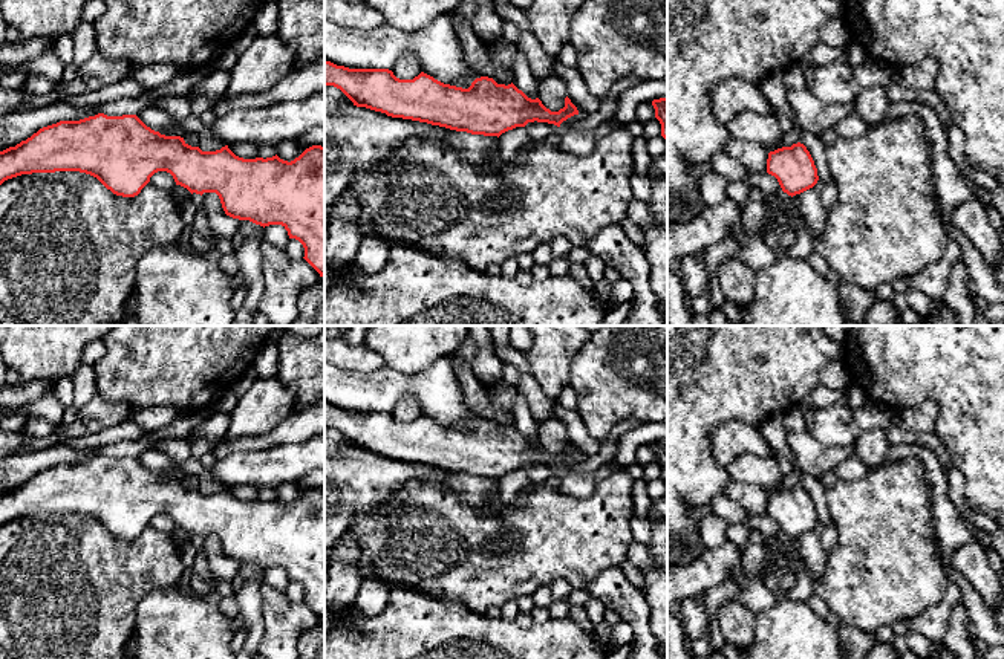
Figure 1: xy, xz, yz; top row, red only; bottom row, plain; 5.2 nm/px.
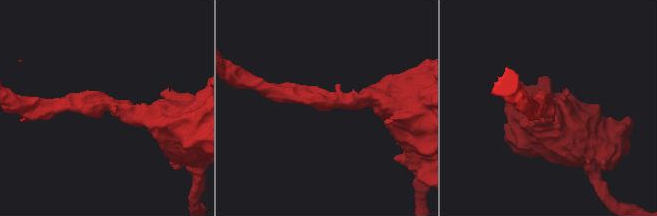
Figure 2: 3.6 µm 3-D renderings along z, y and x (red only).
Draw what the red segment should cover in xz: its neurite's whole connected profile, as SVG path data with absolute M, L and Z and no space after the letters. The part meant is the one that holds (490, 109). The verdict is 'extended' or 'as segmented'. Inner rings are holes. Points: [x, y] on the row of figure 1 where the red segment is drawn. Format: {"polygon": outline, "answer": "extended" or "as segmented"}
{"polygon": "M324 60L324 86L340 89L357 107L484 136L499 138L534 121L560 127L579 115L568 96L563 109L551 112L513 83L497 84L488 76L462 89L424 72L413 80L399 80L389 69L349 69Z", "answer": "as segmented"}

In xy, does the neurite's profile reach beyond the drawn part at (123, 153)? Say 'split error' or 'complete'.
complete

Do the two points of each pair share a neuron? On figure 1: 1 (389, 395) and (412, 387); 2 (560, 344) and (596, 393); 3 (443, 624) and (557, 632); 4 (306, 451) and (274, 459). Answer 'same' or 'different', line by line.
1: same
2: different
3: same
4: same

